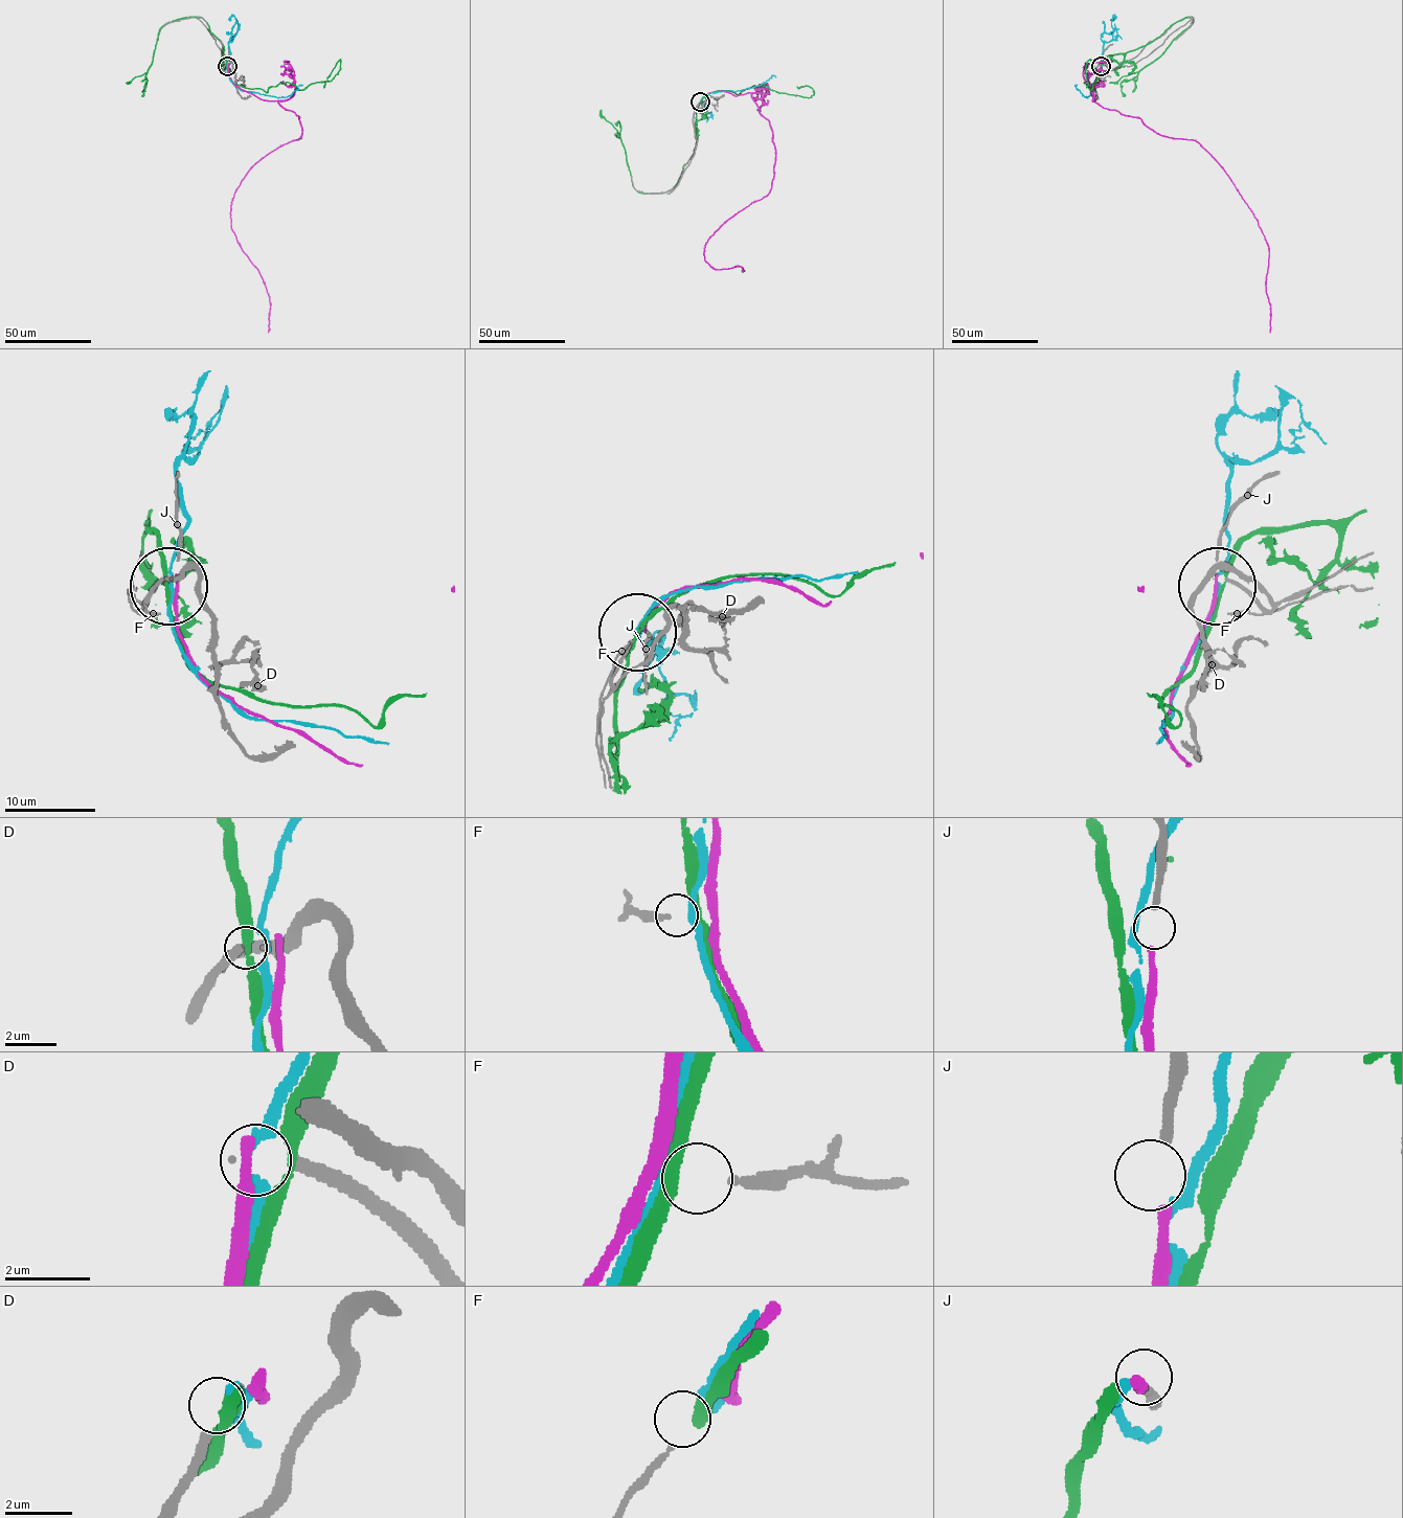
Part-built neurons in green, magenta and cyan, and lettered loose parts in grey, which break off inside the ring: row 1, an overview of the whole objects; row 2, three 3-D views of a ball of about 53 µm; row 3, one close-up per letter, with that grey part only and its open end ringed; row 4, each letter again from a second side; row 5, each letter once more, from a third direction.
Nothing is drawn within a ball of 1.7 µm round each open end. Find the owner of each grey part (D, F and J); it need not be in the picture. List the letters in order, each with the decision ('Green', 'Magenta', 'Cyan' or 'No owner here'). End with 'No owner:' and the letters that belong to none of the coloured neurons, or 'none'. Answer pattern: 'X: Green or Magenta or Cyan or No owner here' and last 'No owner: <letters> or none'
D: No owner here
F: Cyan
J: Magenta
No owner: D

